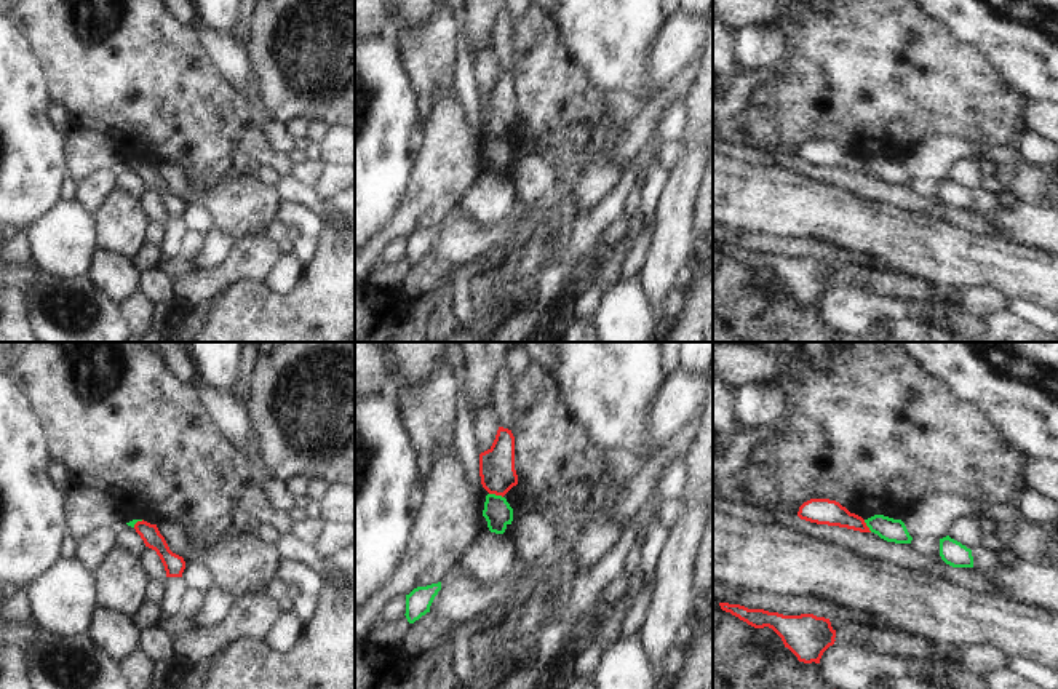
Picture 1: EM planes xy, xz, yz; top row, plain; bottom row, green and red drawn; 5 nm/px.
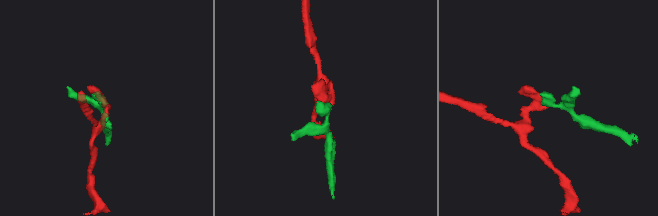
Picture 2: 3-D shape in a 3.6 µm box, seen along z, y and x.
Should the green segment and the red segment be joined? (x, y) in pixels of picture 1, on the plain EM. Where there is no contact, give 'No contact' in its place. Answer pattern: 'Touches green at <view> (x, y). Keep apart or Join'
Touches green at xz (494, 136). Keep apart

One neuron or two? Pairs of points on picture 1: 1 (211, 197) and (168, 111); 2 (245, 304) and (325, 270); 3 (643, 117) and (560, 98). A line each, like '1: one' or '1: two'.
1: two
2: one
3: one

